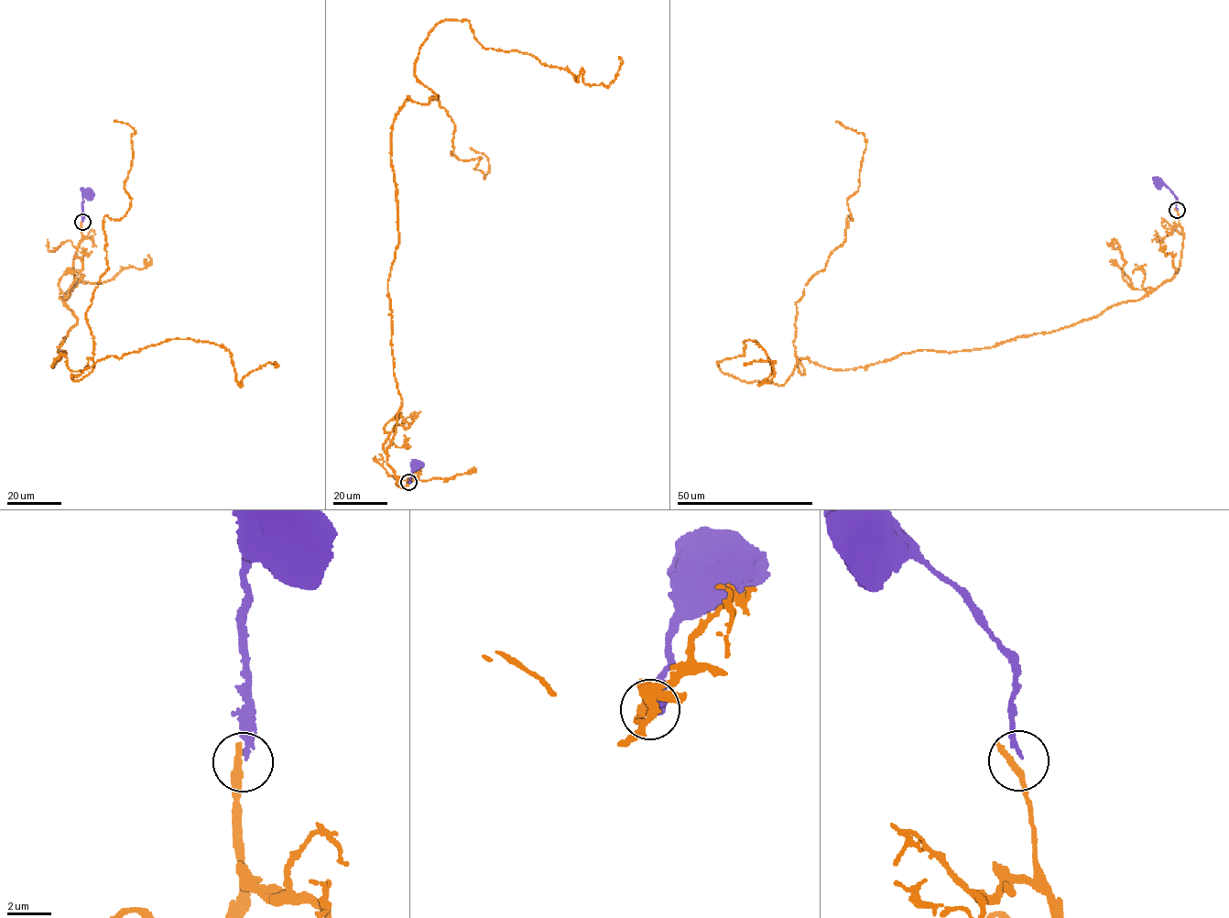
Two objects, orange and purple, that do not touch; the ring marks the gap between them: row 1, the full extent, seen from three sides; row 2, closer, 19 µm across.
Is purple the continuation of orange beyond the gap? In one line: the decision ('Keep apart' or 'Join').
Keep apart

